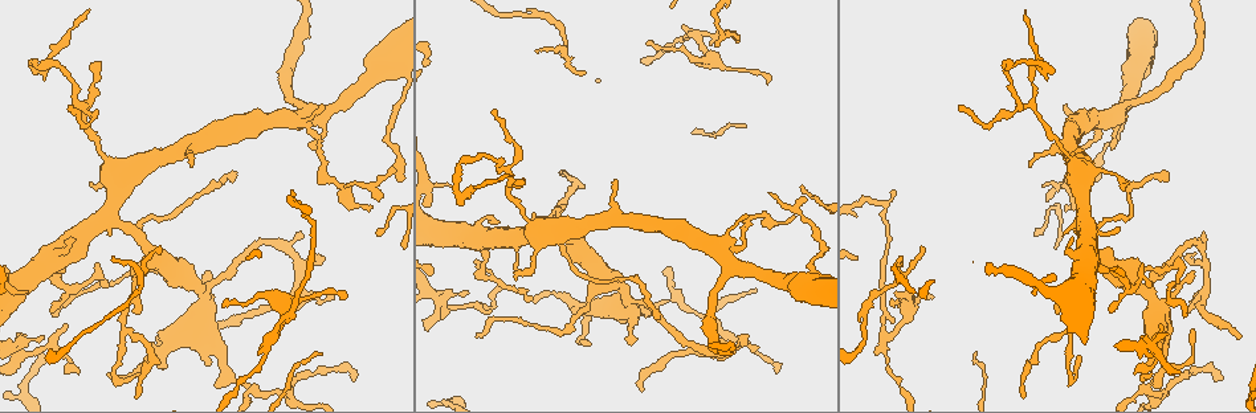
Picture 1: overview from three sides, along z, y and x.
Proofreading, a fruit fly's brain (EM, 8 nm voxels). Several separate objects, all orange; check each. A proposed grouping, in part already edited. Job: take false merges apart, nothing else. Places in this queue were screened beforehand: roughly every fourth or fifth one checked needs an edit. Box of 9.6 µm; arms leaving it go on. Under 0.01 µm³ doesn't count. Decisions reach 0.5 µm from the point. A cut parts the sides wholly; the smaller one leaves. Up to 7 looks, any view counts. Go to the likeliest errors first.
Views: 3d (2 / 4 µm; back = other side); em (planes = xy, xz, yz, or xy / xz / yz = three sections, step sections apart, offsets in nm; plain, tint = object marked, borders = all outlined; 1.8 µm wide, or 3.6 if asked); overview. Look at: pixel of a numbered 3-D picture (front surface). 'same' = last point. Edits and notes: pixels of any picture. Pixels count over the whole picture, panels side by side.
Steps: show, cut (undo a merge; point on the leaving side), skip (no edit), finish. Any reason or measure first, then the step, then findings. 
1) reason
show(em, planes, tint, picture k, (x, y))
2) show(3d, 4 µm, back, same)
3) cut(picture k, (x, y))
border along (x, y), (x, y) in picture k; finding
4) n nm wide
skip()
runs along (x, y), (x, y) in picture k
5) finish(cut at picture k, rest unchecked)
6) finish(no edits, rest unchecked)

looks like a crossing
show(3d, 4 µm, back, picture 1, (1117, 114))

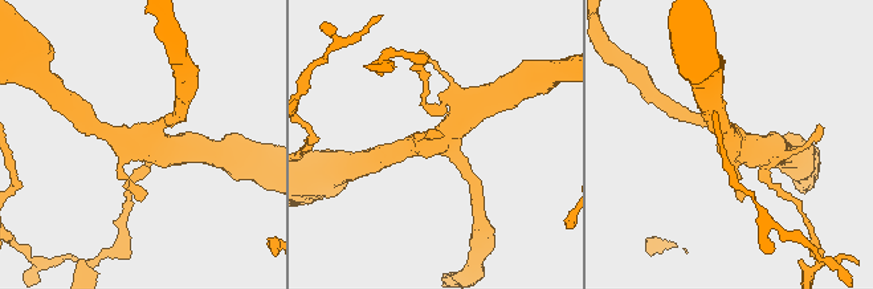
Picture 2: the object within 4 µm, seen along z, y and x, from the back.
shape alone is not enough
show(em, planes, borders, picture 2, (736, 145))

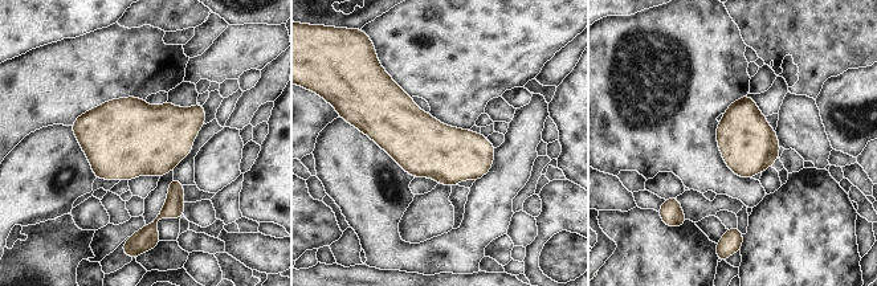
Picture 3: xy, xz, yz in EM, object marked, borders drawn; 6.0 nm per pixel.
skip()
one cell here

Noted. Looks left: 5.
sharp bend
show(3d, 2 µm, picture 1, (20, 353))

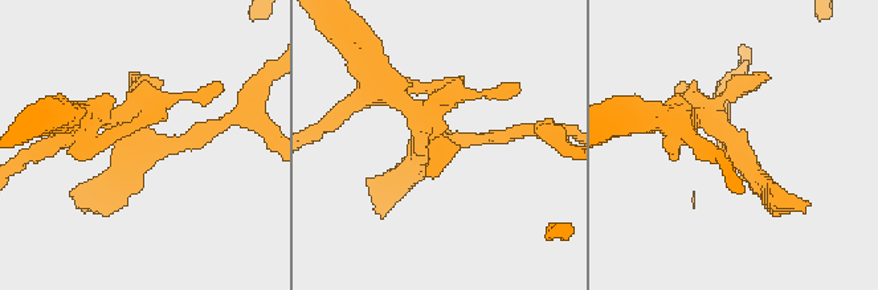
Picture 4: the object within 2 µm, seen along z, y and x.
shape alone is not enough
show(em, planes, tint, picture 4, (133, 137))

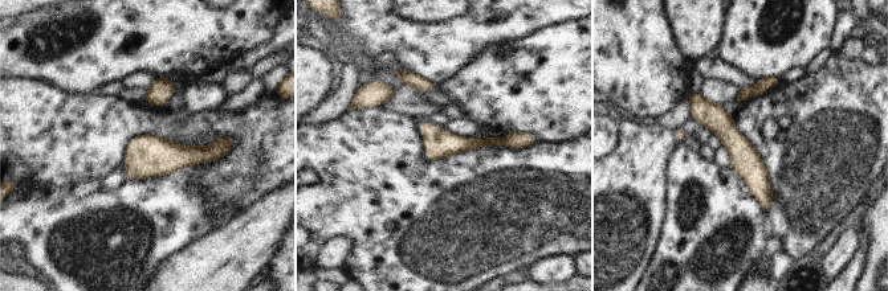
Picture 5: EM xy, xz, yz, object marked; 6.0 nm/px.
skip()
runs along (691, 97), (740, 147), (766, 207) in picture 5; continuous, no second cell

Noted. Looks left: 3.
arms part here
show(3d, 4 µm, back, picture 1, (676, 300))

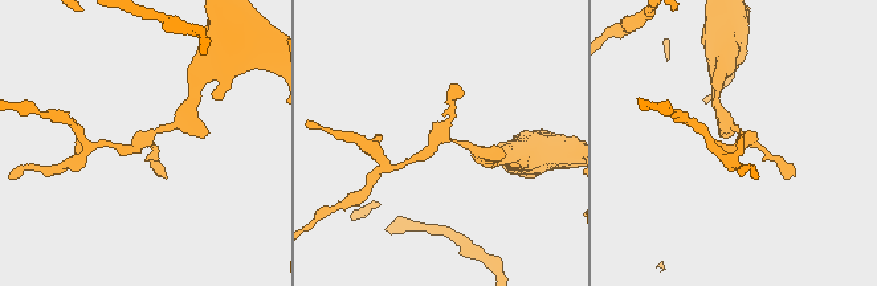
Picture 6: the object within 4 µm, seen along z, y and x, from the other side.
3 arms
show(em, planes, plain, picture 6, (145, 136))

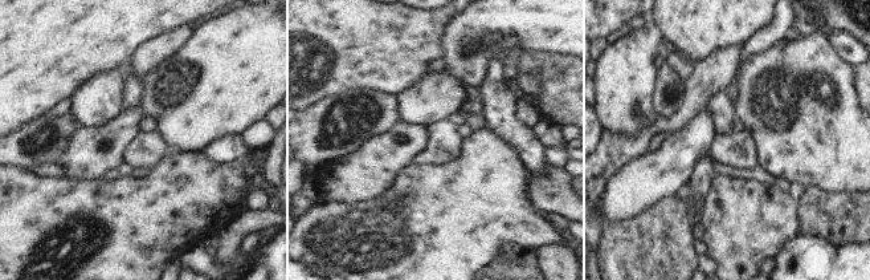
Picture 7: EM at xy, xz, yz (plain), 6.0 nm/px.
show(em, planes, tint, same)

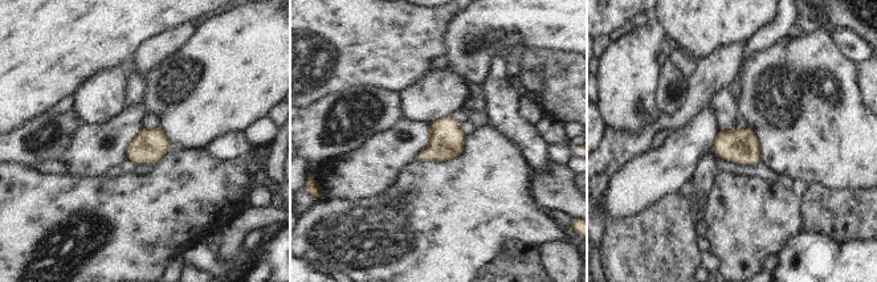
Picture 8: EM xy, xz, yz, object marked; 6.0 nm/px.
skip()
one cell here

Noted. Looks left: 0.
finish(no edits, rest unchecked)

